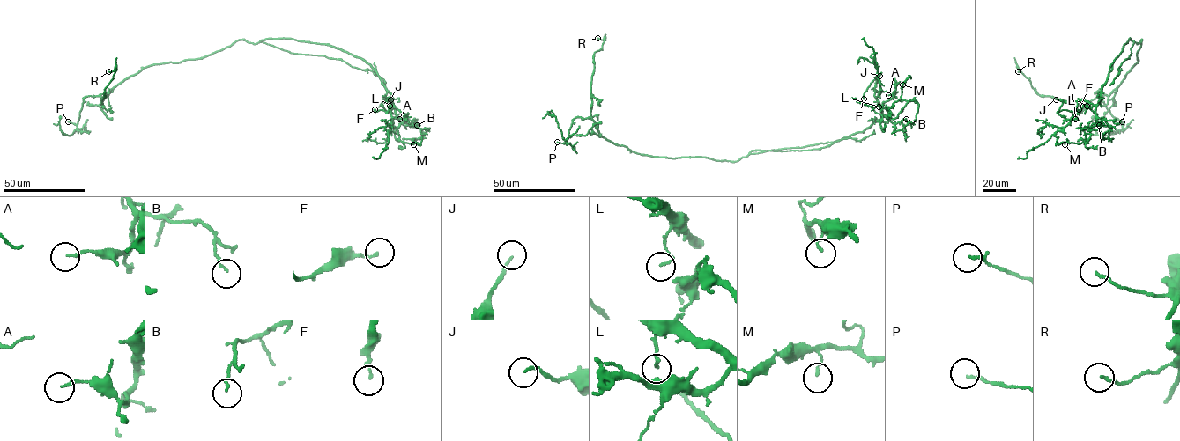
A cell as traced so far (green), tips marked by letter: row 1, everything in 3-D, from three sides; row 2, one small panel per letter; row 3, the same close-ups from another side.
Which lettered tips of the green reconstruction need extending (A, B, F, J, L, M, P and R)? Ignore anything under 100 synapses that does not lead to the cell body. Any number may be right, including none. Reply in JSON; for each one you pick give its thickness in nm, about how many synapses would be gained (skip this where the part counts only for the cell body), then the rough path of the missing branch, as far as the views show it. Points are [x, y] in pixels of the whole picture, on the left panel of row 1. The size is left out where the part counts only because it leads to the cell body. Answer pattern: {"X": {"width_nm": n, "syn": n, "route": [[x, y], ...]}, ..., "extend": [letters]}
{"extend": []}

